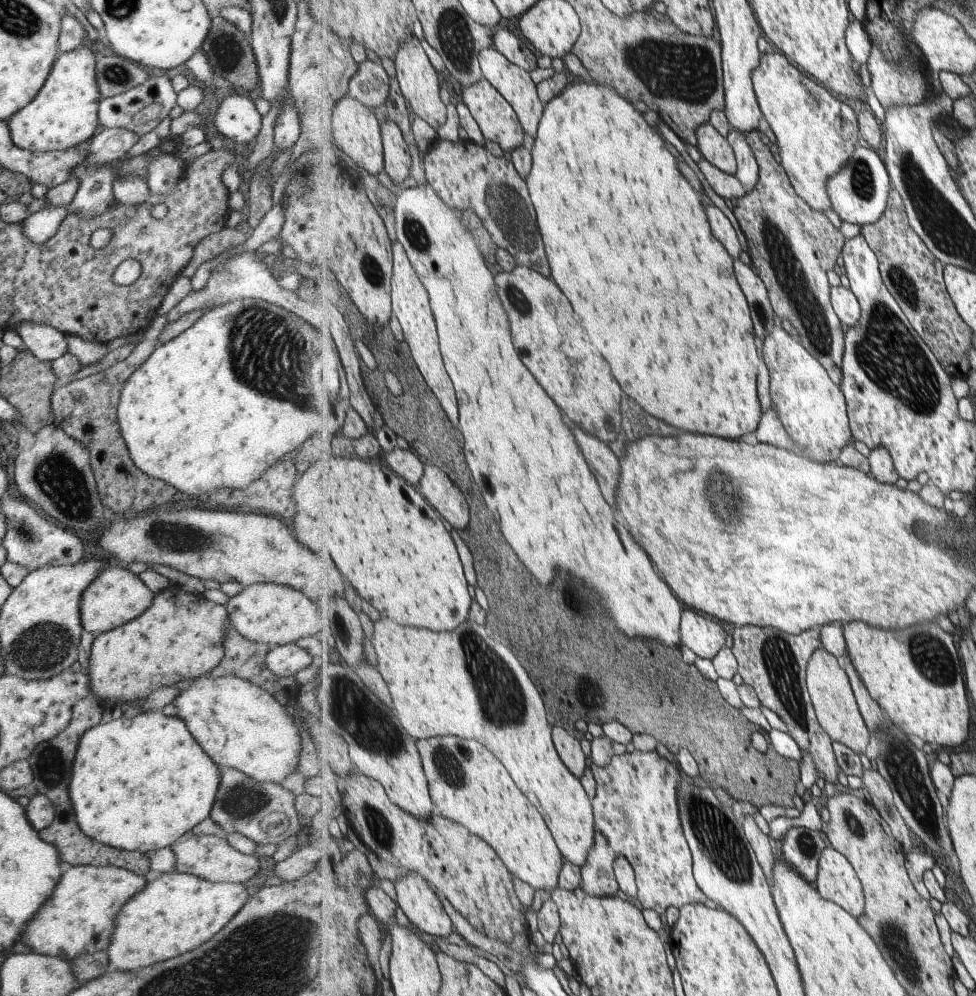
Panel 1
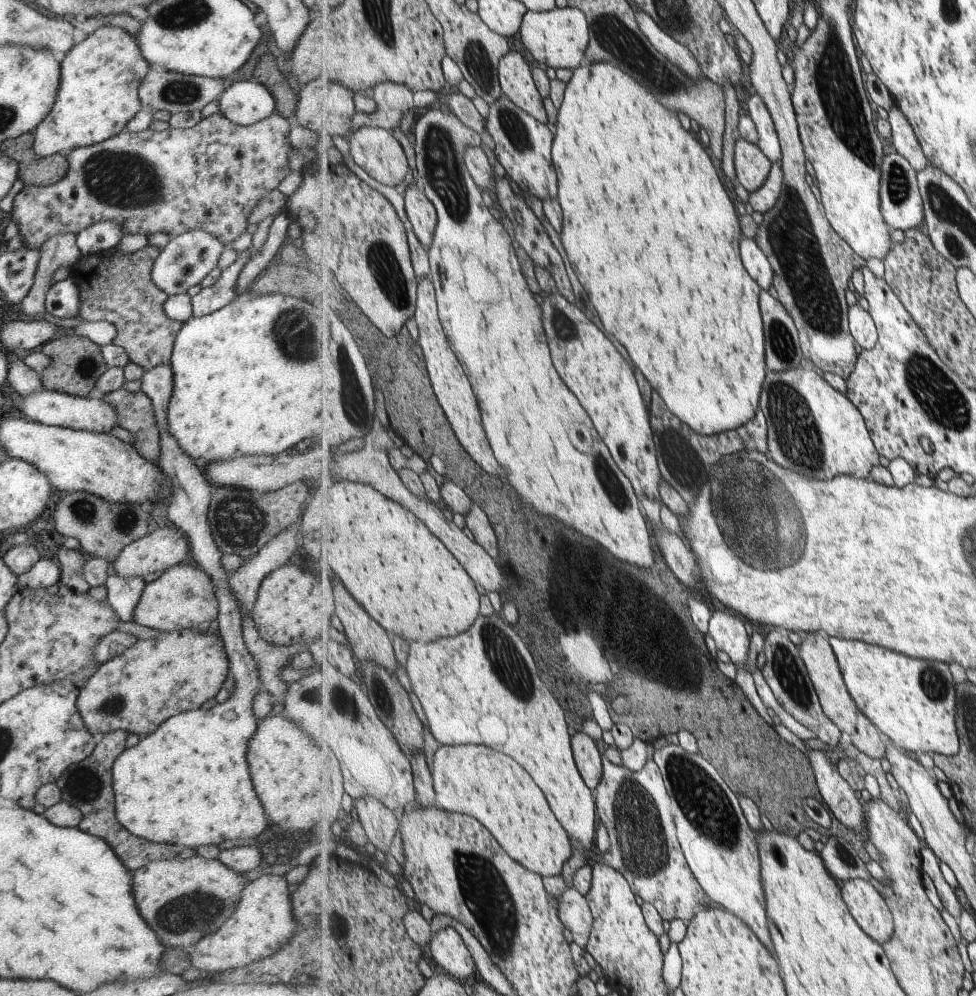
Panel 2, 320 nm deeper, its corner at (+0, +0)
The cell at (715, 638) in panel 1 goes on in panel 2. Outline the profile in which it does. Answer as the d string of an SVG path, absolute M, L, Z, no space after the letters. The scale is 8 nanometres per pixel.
M718 607L711 611L709 632L717 648L724 651L738 666L740 688L755 703L755 708L764 714L765 704L757 694L755 682L748 665L750 664L751 635L747 632L745 622L731 609Z

